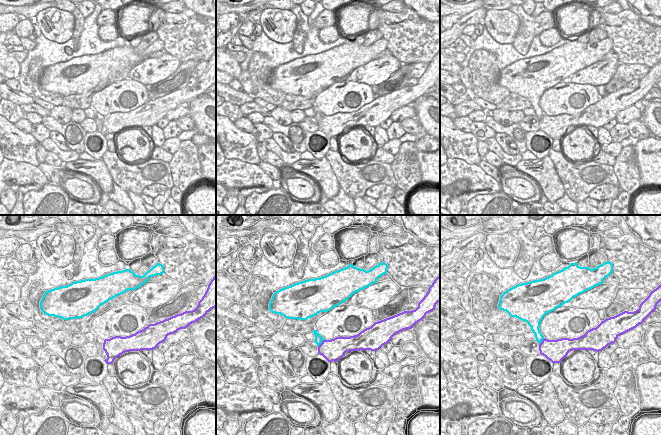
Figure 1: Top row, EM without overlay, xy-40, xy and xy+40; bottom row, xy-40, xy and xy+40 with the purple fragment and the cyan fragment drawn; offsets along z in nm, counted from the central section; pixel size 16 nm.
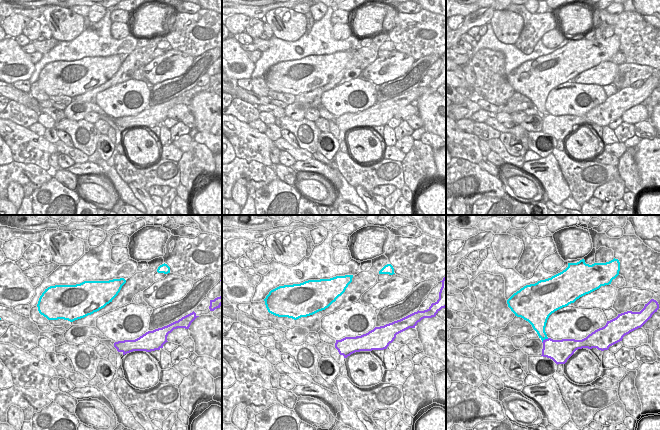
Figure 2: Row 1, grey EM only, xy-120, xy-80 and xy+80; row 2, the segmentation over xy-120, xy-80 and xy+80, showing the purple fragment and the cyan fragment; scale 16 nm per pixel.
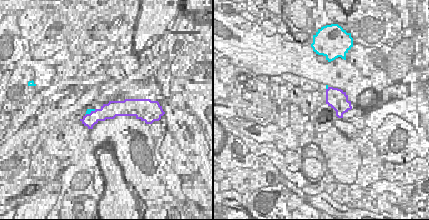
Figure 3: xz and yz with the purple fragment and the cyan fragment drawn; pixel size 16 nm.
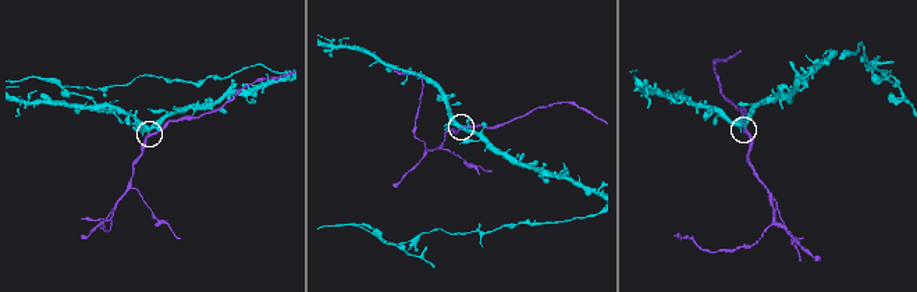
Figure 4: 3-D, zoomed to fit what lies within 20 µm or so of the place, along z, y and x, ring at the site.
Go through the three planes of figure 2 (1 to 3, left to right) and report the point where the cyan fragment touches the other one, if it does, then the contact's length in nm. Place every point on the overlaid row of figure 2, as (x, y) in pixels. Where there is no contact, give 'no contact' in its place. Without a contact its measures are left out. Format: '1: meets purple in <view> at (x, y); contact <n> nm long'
1: no contact
2: no contact
3: meets purple in xy+80 at (545, 339); contact 130 nm long

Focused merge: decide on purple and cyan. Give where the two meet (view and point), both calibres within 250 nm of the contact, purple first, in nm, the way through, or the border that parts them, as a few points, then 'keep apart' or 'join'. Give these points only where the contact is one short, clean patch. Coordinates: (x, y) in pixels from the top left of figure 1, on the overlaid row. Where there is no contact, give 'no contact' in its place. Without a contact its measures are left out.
contact xy (322, 342); calibres 360 and 130 nm; border xy (325, 339), (318, 346); keep apart

